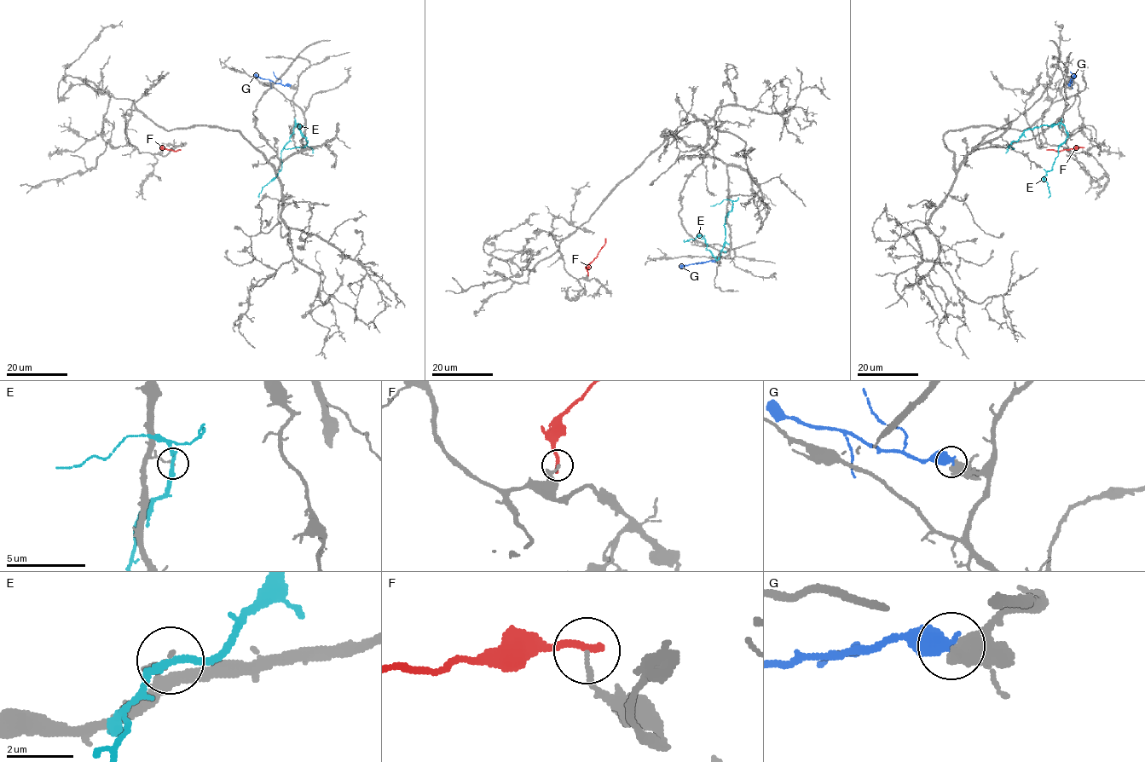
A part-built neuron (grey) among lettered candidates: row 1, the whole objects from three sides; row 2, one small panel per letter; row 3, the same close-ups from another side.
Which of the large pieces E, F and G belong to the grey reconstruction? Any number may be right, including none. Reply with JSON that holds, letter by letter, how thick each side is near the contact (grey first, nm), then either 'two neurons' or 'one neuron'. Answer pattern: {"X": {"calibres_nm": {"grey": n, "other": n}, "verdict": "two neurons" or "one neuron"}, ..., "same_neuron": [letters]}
{"E": {"calibres_nm": {"grey": 110, "other": 220}, "verdict": "two neurons"}, "F": {"calibres_nm": {"grey": 150, "other": 240}, "verdict": "two neurons"}, "G": {"calibres_nm": {"grey": 440, "other": 550}, "verdict": "two neurons"}, "same_neuron": []}

